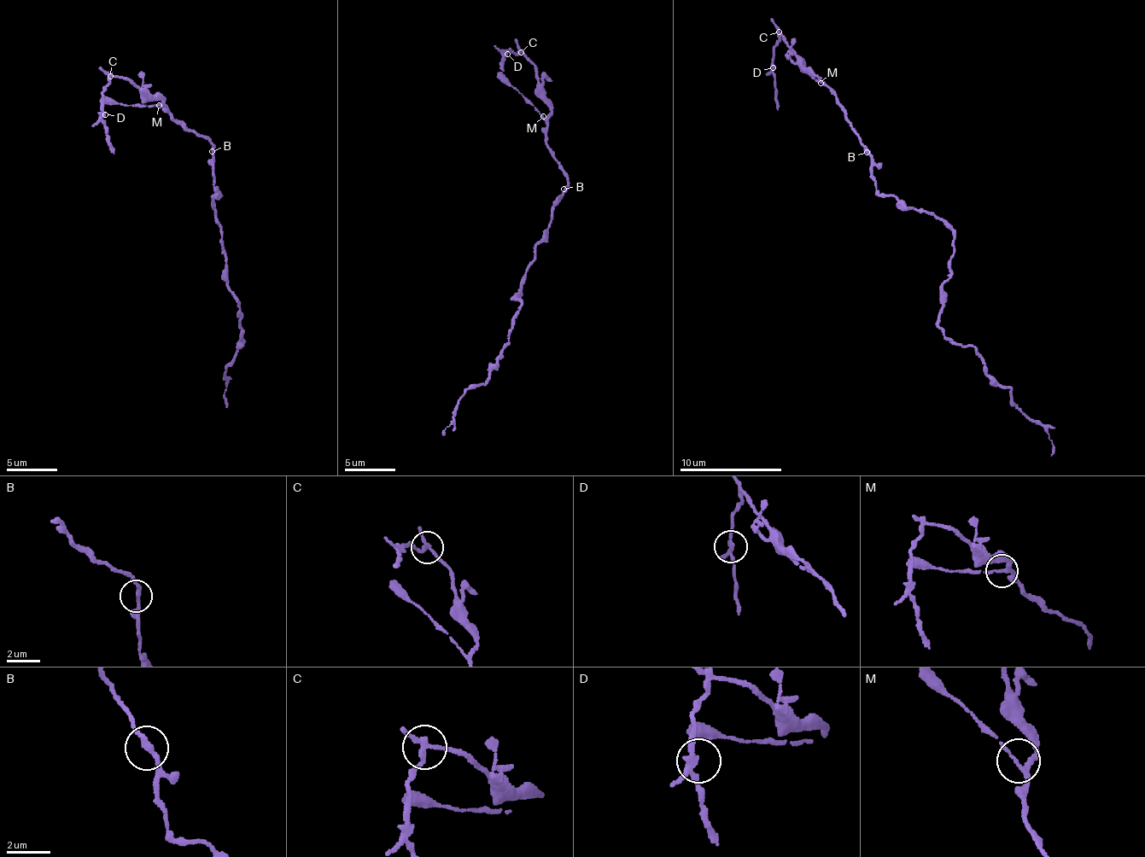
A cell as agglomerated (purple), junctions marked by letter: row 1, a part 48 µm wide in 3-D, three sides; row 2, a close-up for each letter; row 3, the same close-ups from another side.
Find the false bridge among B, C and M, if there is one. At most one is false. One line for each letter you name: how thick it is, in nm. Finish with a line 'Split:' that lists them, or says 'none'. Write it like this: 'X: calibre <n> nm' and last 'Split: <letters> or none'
C: calibre 190 nm
Split: C

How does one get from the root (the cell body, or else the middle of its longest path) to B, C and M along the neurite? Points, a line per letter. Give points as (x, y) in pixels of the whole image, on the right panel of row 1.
B: (914, 209), (908, 209), (891, 195), (884, 195), (876, 187), (876, 180), (872, 174), (872, 157), (867, 152)
C: (914, 209), (876, 187), (872, 154), (841, 103), (817, 76), (803, 69), (779, 32)
M: (914, 209), (884, 195), (876, 187), (869, 149), (861, 142), (841, 103), (820, 83)

